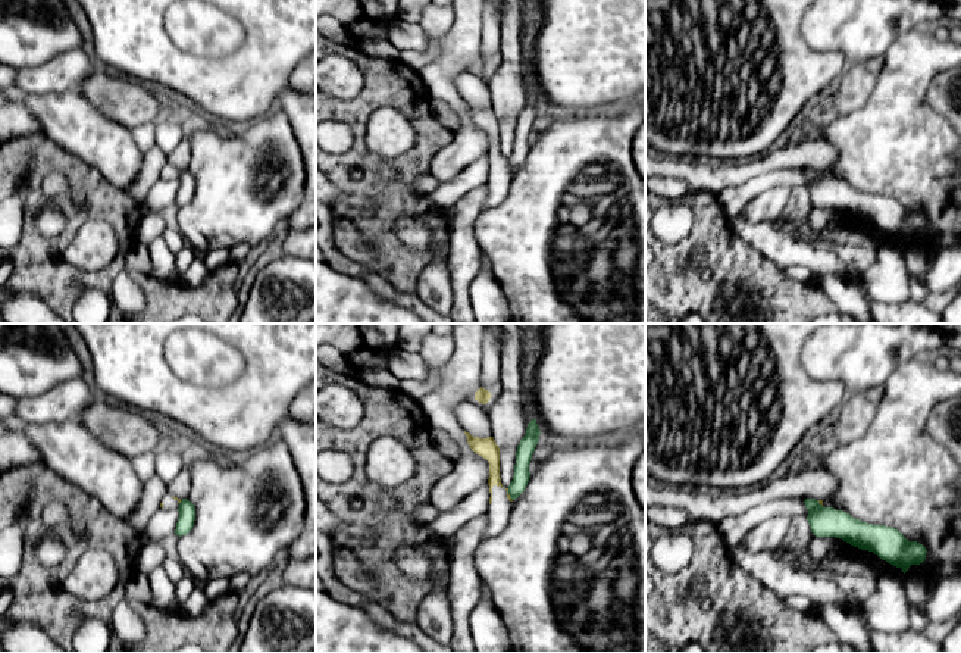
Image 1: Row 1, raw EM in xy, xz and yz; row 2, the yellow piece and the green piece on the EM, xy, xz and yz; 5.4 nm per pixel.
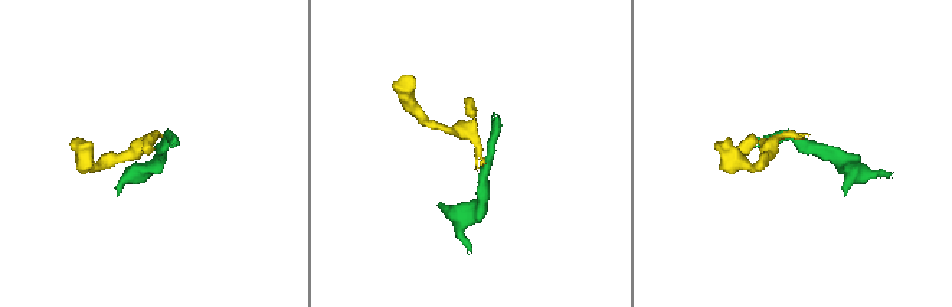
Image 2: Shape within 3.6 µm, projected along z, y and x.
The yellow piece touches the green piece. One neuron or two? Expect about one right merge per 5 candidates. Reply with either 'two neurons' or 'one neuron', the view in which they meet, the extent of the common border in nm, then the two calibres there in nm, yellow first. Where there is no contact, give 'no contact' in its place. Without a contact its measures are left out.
two neurons | xz | 80 nm | 20/90 nm

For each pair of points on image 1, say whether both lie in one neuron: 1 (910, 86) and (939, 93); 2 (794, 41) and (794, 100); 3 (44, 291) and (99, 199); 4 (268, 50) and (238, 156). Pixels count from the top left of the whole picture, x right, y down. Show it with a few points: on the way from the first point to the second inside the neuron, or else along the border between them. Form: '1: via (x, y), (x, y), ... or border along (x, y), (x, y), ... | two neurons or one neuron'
1: border along (942, 69), (932, 80), (927, 103), (945, 118) | two neurons
2: via (794, 56), (794, 86) | one neuron
3: via (44, 266), (44, 256), (71, 230), (74, 218) | one neuron
4: border along (276, 108), (247, 125) | two neurons

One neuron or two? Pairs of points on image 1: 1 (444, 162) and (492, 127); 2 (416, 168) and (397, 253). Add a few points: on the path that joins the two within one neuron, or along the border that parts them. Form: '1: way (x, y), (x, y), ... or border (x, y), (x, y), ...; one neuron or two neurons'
1: border (475, 122), (488, 133), (488, 152); two neurons
2: way (403, 188), (388, 208), (388, 233); one neuron

